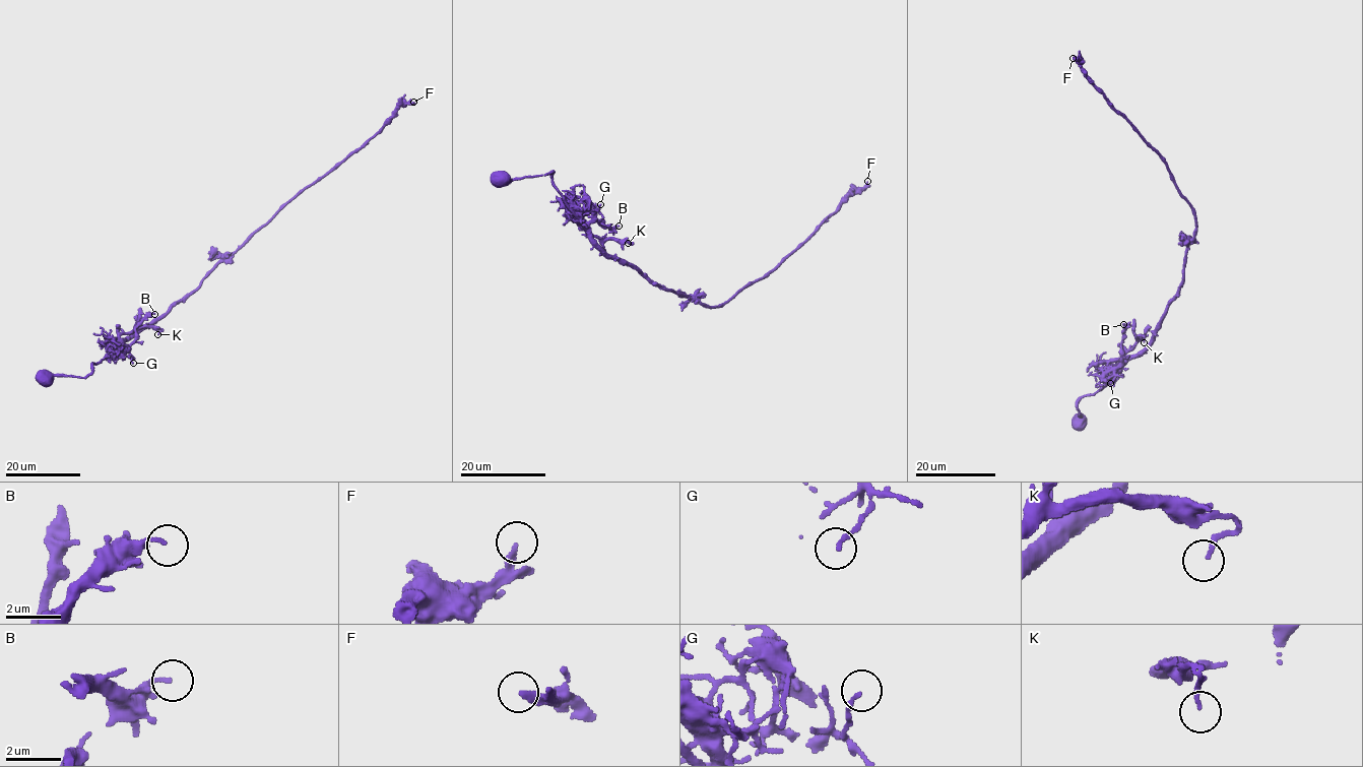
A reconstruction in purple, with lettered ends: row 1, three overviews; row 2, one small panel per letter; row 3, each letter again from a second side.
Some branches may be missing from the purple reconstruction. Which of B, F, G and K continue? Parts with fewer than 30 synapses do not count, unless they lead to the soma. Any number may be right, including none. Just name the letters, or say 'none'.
none

